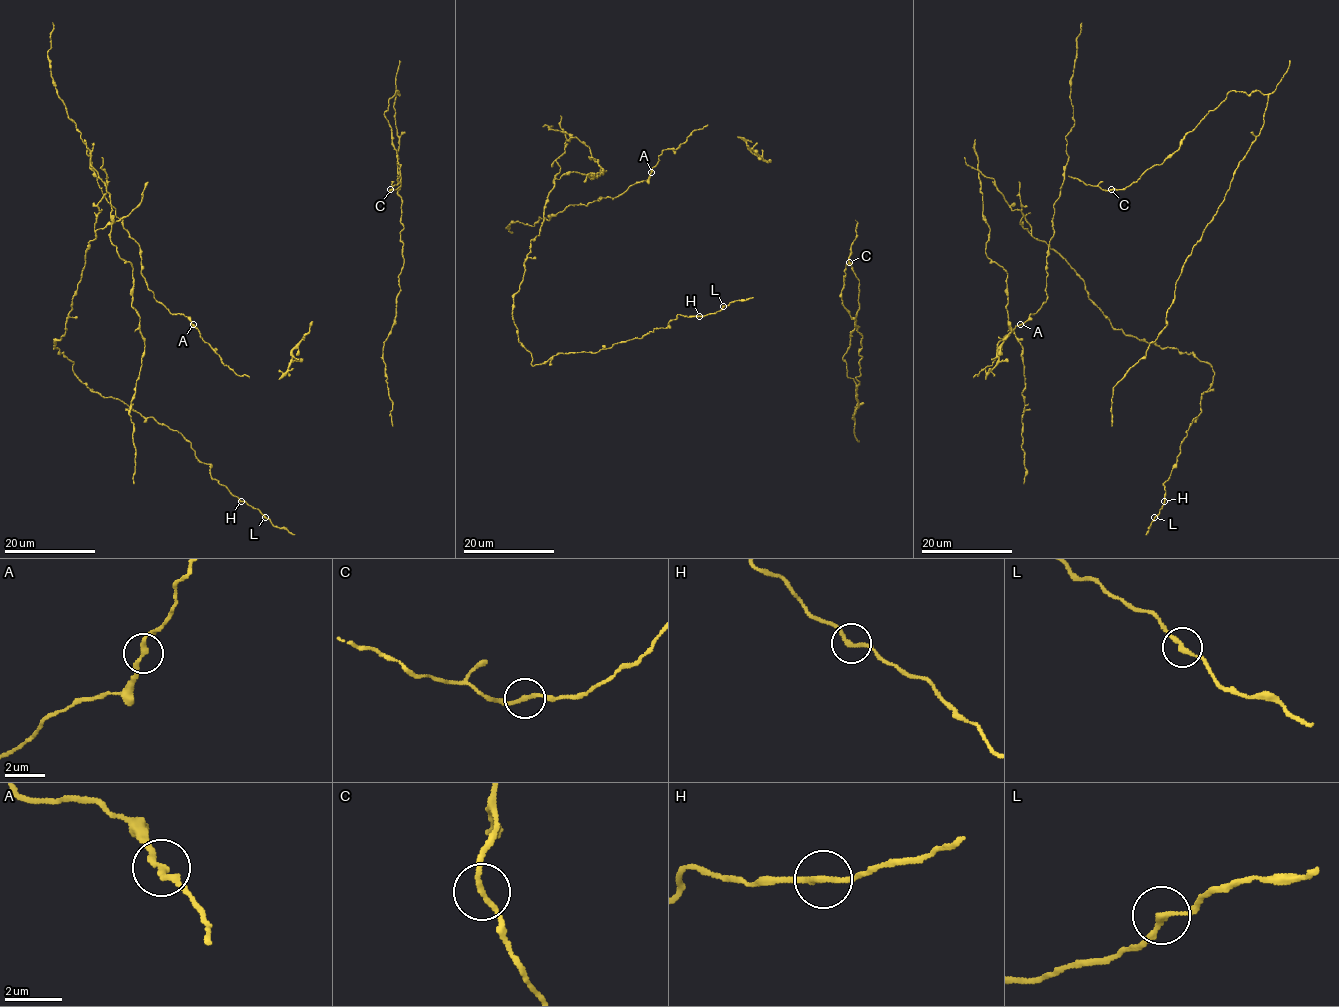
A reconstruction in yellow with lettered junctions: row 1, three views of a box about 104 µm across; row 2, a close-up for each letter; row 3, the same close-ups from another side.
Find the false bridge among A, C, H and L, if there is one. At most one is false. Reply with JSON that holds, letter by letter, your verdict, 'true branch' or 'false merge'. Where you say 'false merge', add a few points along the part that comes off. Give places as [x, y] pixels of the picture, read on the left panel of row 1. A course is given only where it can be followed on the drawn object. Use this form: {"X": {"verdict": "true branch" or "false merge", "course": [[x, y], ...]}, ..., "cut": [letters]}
{"A": {"verdict": "true branch"}, "C": {"verdict": "true branch"}, "H": {"verdict": "true branch"}, "L": {"verdict": "true branch"}, "cut": []}

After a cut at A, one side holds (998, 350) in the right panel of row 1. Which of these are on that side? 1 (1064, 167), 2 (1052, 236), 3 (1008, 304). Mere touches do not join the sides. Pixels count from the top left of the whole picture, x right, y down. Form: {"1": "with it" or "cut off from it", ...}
{"1": "cut off from it", "2": "cut off from it", "3": "with it"}

